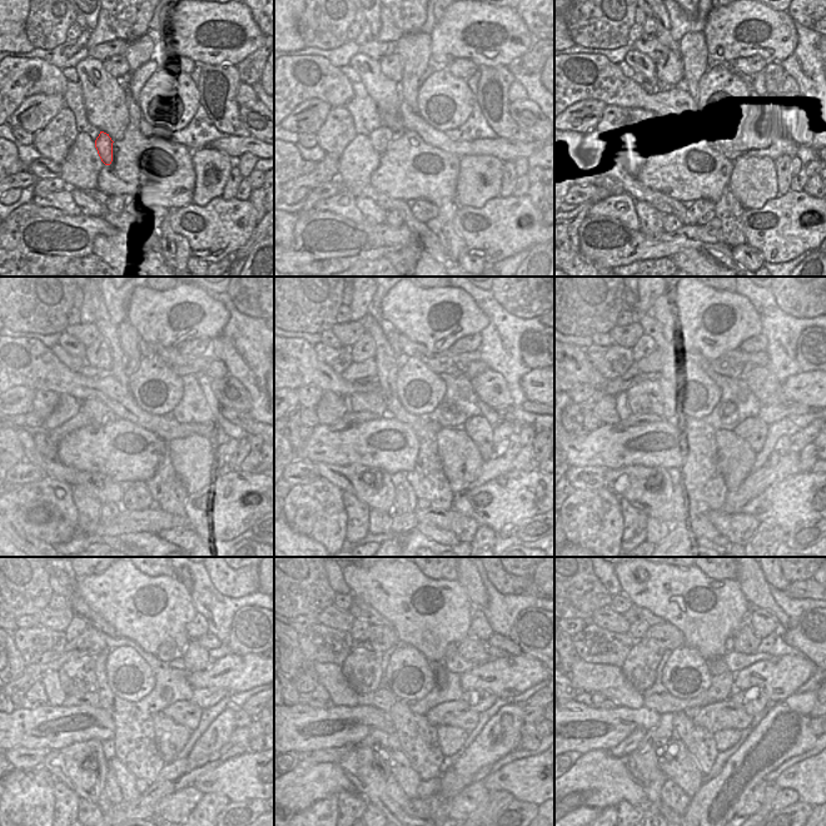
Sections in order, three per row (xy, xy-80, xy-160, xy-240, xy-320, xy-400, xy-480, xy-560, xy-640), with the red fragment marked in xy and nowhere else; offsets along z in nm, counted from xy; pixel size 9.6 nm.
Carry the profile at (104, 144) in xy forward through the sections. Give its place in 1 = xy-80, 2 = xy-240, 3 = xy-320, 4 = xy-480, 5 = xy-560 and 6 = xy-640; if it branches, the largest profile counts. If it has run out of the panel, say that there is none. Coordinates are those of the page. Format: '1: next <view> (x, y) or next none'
1: next xy-80 (379, 139)
2: next xy-240 (98, 413)
3: next xy-320 (373, 402)
4: next xy-480 (79, 672)
5: next xy-560 (362, 668)
6: next xy-640 (640, 667)

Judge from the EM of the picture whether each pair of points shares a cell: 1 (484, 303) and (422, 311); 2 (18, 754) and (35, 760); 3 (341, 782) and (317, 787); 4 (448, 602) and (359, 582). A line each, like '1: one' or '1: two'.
1: two
2: one
3: one
4: one

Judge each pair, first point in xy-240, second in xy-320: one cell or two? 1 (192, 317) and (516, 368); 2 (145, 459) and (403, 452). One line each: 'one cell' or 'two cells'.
1: two cells
2: one cell

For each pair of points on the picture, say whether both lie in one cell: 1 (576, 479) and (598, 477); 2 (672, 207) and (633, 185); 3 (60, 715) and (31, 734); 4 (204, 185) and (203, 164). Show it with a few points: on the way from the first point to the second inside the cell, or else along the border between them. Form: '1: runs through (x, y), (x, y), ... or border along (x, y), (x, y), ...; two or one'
1: runs through (581, 478), (593, 477); one
2: runs through (662, 203), (643, 193); one
3: runs through (53, 721), (36, 726); one
4: runs through (204, 180), (203, 169); one

